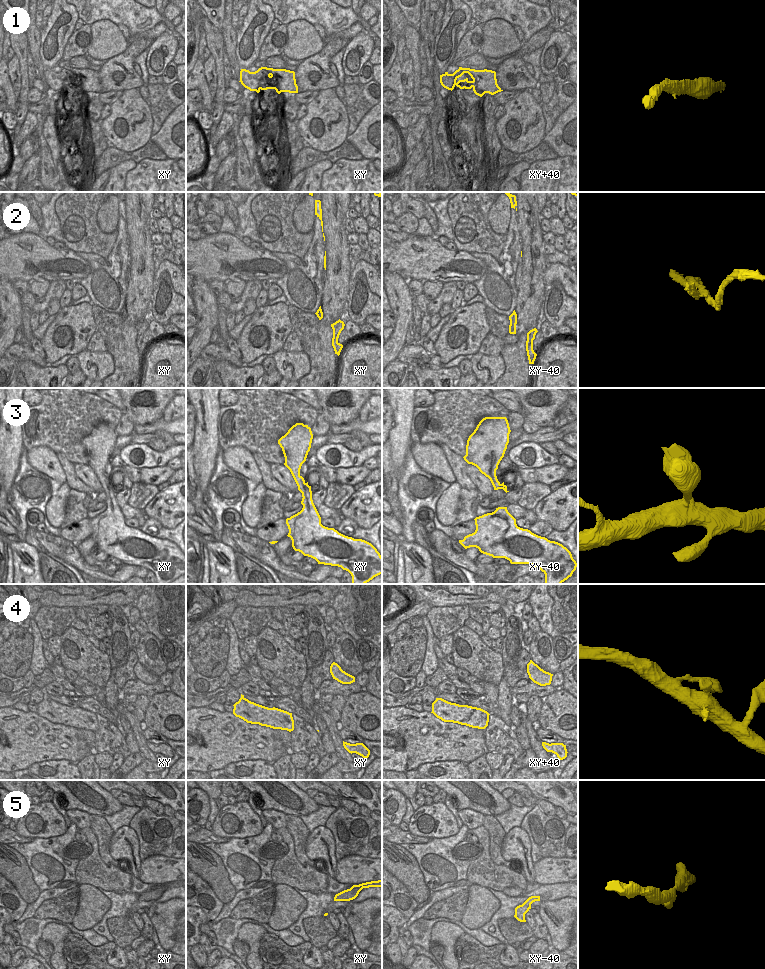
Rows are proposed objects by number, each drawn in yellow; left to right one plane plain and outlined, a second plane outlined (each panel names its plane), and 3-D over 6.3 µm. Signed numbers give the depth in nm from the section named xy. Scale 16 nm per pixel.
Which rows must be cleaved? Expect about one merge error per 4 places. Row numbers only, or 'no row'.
no row

